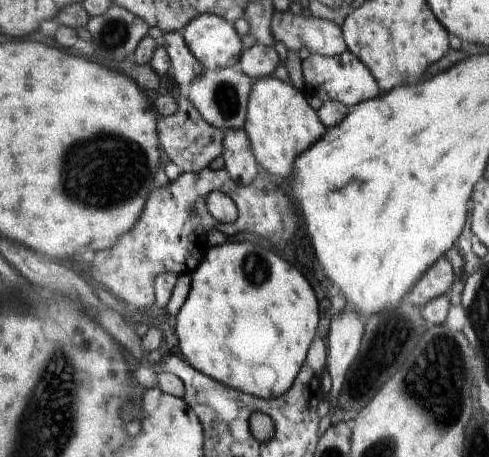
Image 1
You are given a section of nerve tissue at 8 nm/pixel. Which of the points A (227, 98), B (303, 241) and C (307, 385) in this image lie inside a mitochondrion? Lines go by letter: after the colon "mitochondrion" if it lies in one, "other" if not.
A: mitochondrion
B: other
C: other

